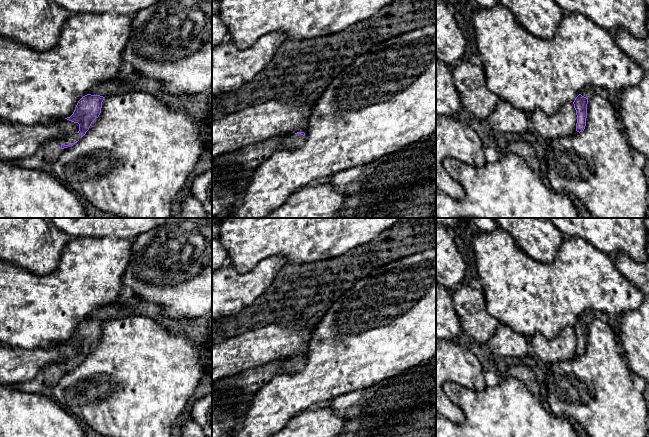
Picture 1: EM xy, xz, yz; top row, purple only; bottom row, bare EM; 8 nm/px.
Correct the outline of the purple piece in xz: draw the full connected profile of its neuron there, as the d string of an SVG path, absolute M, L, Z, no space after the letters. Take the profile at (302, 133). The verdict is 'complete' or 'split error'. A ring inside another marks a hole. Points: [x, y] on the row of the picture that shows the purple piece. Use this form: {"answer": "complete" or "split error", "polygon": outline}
{"answer": "split error", "polygon": "M297 132L218 155L212 158L212 175L222 175L239 170L255 170L275 151L299 148L304 141L305 133Z"}

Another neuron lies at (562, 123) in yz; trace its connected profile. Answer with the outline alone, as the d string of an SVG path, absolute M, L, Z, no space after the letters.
M565 103L558 111L547 114L536 109L529 115L531 129L545 140L567 137L575 134L577 115L574 104Z

